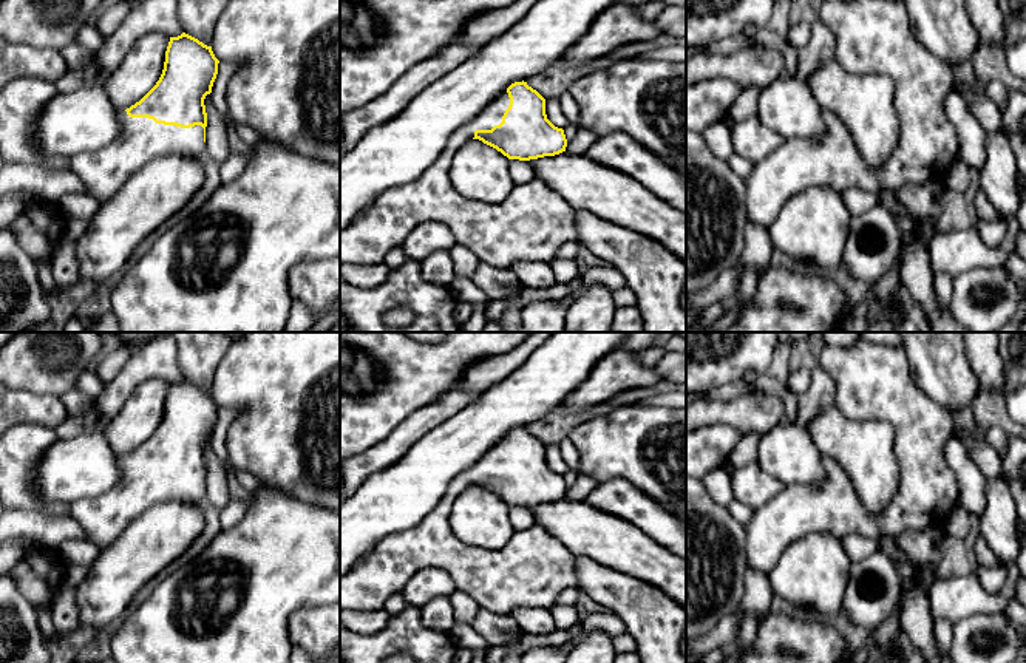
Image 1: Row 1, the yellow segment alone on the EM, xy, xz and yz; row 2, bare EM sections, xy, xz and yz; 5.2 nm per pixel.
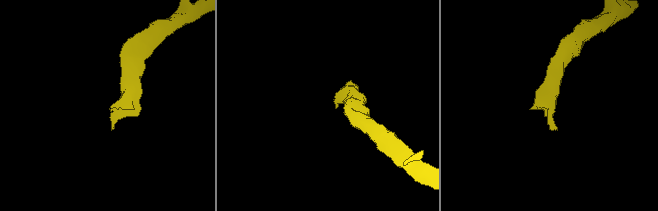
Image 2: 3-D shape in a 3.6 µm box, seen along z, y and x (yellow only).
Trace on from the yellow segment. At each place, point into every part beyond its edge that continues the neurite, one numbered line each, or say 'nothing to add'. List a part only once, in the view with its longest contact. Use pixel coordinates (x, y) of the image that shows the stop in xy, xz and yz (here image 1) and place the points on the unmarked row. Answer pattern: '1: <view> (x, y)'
1: xy (104, 518)

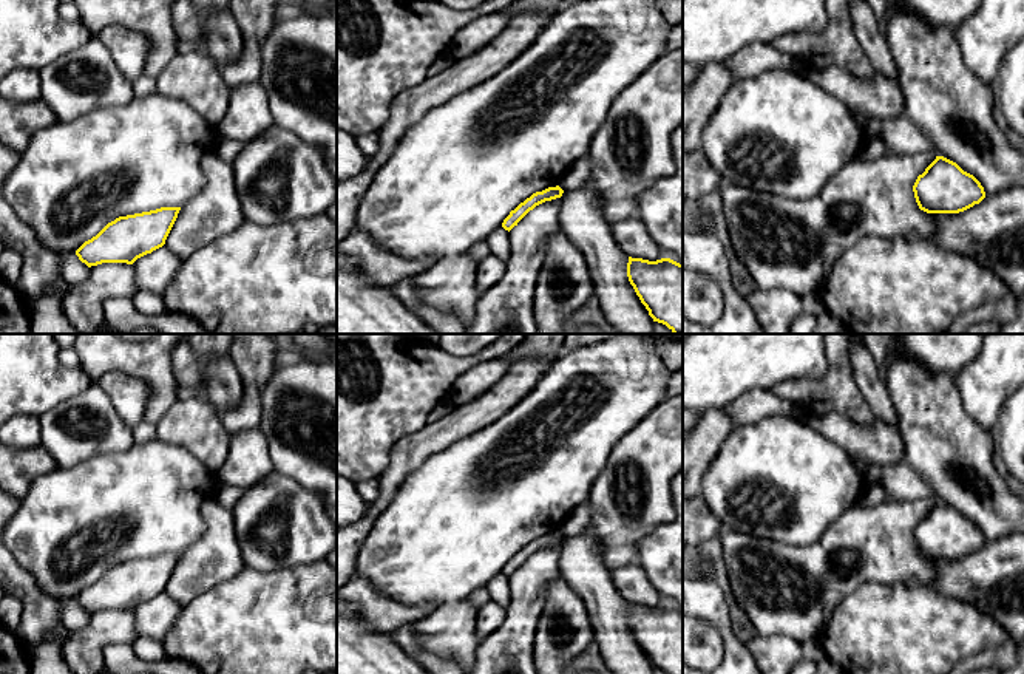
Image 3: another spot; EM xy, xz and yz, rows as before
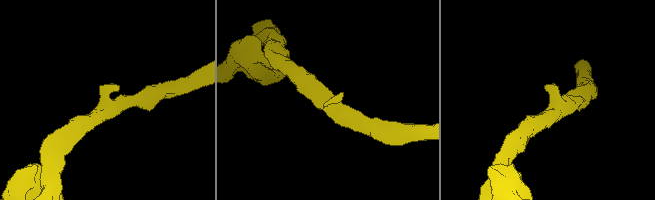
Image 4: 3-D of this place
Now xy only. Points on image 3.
nothing to add

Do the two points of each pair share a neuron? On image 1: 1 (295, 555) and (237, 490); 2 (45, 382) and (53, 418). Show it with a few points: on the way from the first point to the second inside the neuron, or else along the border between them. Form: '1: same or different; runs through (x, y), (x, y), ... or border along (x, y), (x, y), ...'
1: different; border along (252, 495), (249, 501)
2: different; border along (16, 388), (59, 397)

